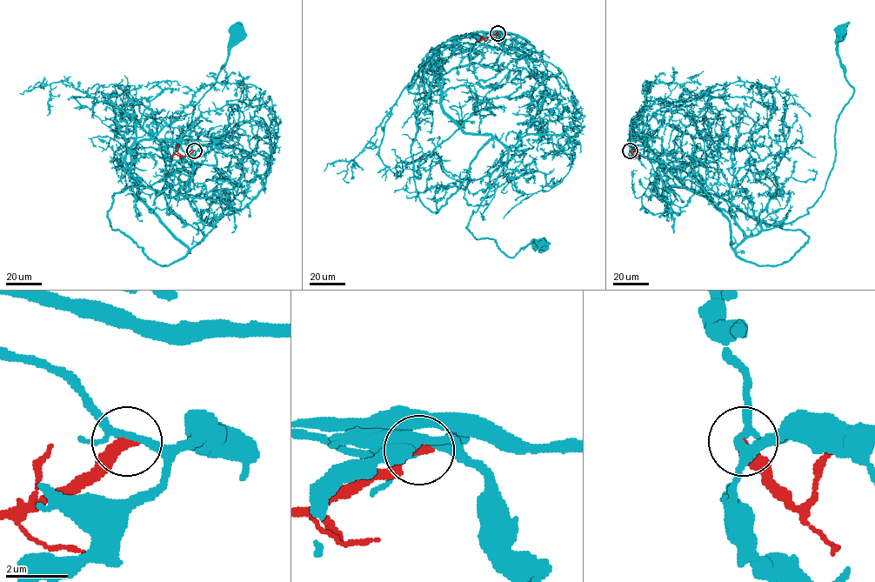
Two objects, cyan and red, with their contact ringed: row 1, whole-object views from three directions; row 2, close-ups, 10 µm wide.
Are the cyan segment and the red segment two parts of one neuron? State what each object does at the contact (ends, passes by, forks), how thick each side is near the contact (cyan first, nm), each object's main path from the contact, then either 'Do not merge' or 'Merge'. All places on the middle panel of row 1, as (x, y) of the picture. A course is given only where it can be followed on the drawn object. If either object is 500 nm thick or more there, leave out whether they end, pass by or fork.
At the ring cyan forks. At the ring red ends. Thickness 200 nm (cyan) against 440 nm. Course of cyan: (497, 32), (498, 72), (441, 99), (464, 131), (490, 134), (507, 151), (467, 228), (510, 257), (542, 244). Course of red: (497, 32), (480, 40), (482, 36). Do not merge

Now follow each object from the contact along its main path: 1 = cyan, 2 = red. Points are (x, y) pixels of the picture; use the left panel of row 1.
1: (194, 150), (192, 167), (137, 192), (190, 248), (203, 234), (170, 210), (165, 178), (238, 31)
2: (194, 150), (178, 156), (178, 143)

